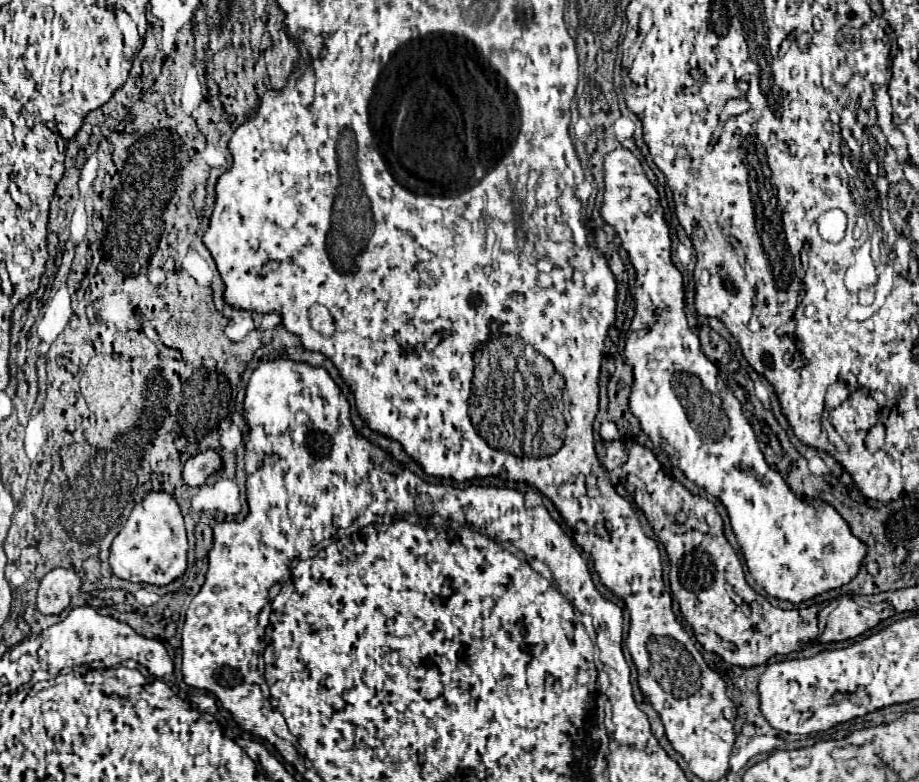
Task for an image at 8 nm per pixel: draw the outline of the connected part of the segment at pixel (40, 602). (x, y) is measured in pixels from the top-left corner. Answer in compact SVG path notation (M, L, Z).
M52 569L40 581L36 609L44 615L60 615L70 605L70 599L78 593L80 585L82 581L74 571Z

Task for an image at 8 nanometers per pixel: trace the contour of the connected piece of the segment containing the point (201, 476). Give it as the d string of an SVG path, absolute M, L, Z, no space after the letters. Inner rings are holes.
M202 451L184 465L184 481L192 487L204 485L210 473L216 473L222 469L222 459L216 451Z

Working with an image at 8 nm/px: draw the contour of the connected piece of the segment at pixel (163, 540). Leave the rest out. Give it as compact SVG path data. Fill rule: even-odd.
M154 491L148 493L144 501L132 509L124 529L112 541L110 567L116 577L132 583L168 585L180 575L184 575L186 551L188 551L188 541L178 503L168 493Z

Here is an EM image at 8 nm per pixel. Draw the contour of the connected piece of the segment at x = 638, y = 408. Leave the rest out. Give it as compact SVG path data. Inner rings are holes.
M618 147L604 157L604 201L600 215L616 229L622 247L628 251L630 263L636 269L636 313L628 329L622 357L634 373L630 411L640 421L642 431L650 437L656 449L664 449L670 455L672 465L678 467L692 483L702 485L706 493L722 501L730 515L732 531L746 559L746 567L768 595L790 603L802 603L850 583L860 571L866 545L852 535L848 523L832 505L810 505L796 499L780 473L772 471L764 461L756 435L742 415L738 399L734 395L726 395L726 399L718 397L718 367L700 351L698 335L690 331L684 315L682 273L670 259L670 231L664 221L658 191L644 175L640 161L624 147Z

